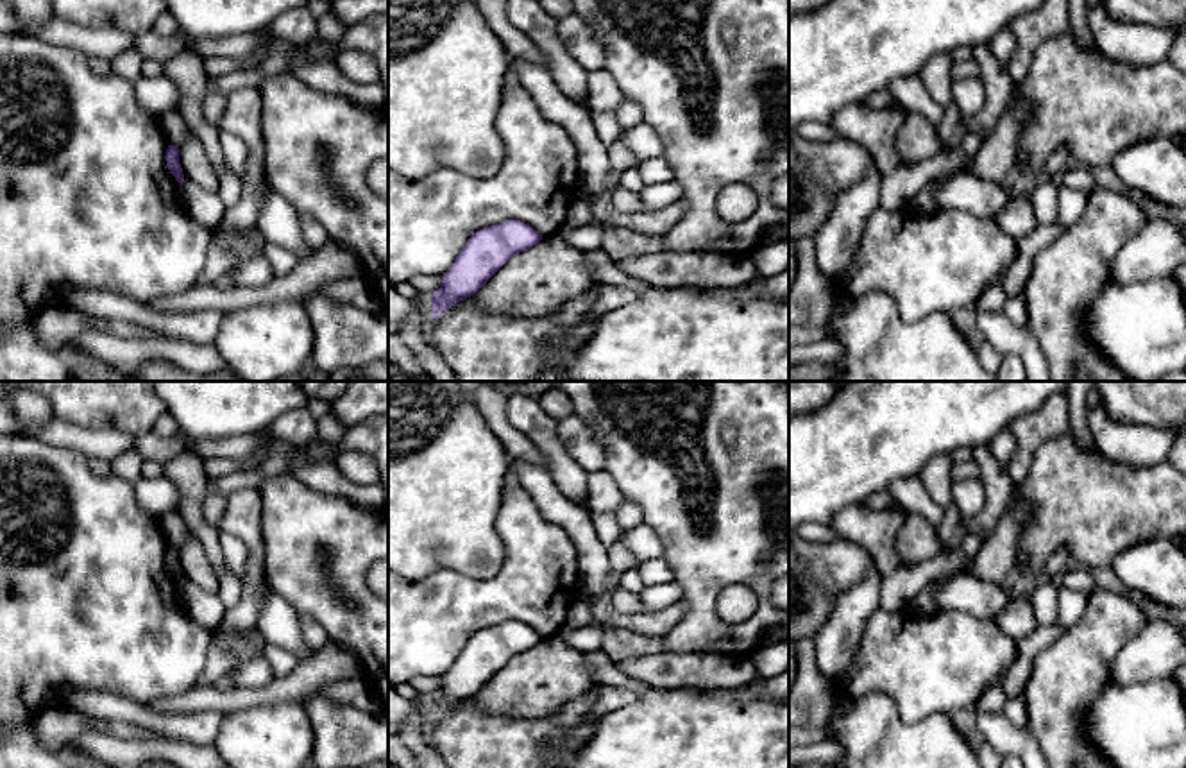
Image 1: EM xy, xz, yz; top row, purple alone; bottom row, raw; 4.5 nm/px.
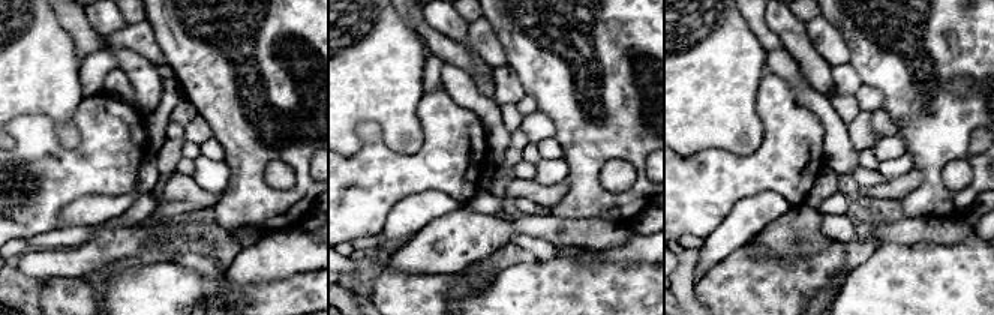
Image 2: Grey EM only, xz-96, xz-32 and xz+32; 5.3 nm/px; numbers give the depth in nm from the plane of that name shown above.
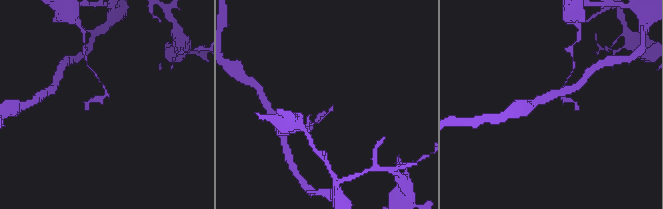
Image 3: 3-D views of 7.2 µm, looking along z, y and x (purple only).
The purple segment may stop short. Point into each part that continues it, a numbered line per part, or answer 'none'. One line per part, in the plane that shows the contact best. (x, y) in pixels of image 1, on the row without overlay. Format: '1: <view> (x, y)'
none

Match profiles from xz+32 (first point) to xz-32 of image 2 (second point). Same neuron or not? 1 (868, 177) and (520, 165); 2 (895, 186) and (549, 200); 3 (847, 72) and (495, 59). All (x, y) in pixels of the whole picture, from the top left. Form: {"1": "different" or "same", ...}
{"1": "same", "2": "same", "3": "different"}

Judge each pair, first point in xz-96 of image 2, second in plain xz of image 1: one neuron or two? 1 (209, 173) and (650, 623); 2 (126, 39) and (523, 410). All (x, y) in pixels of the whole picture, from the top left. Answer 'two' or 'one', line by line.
1: two
2: two

